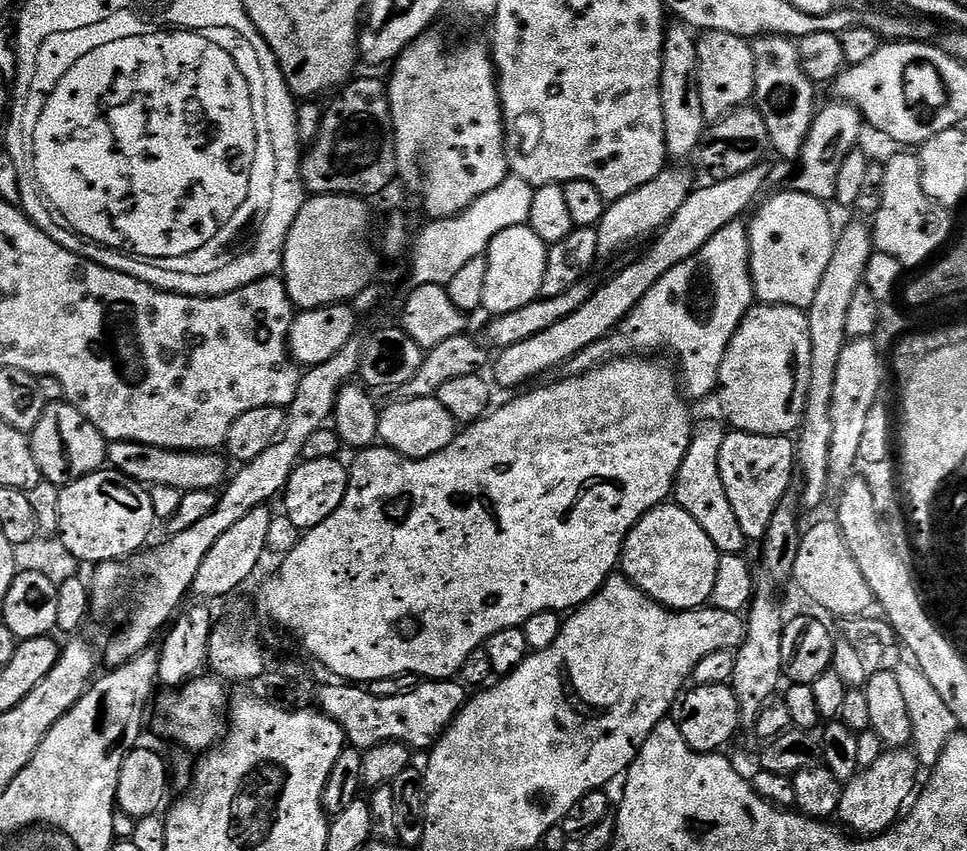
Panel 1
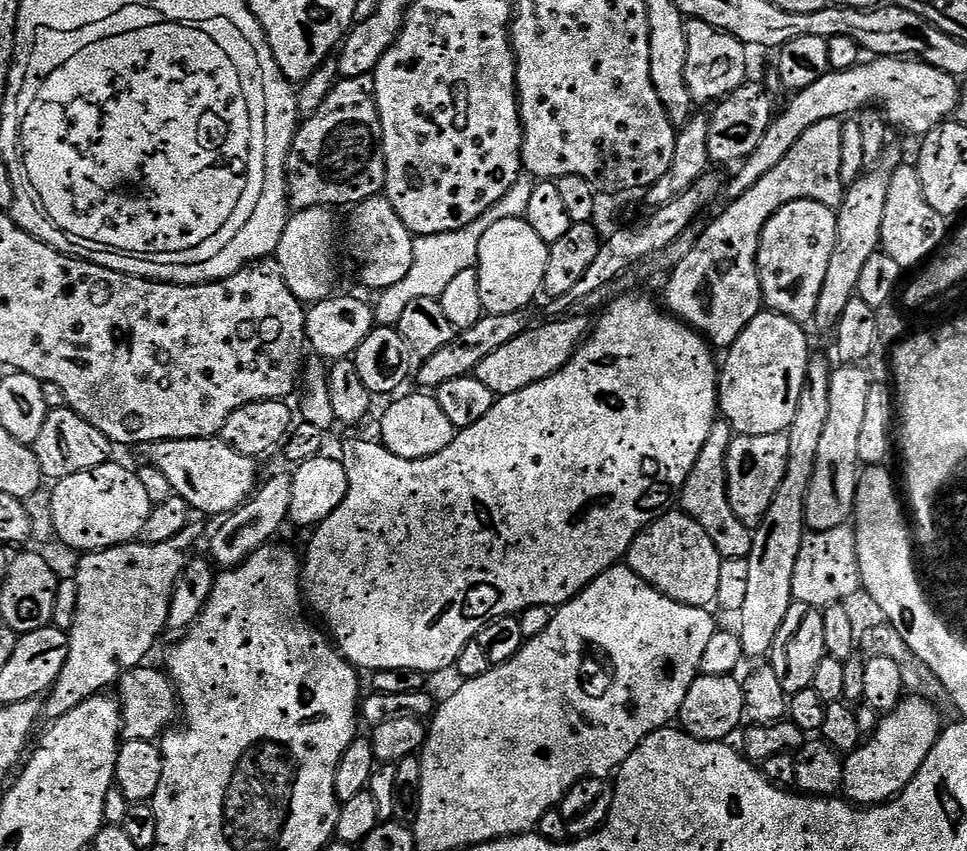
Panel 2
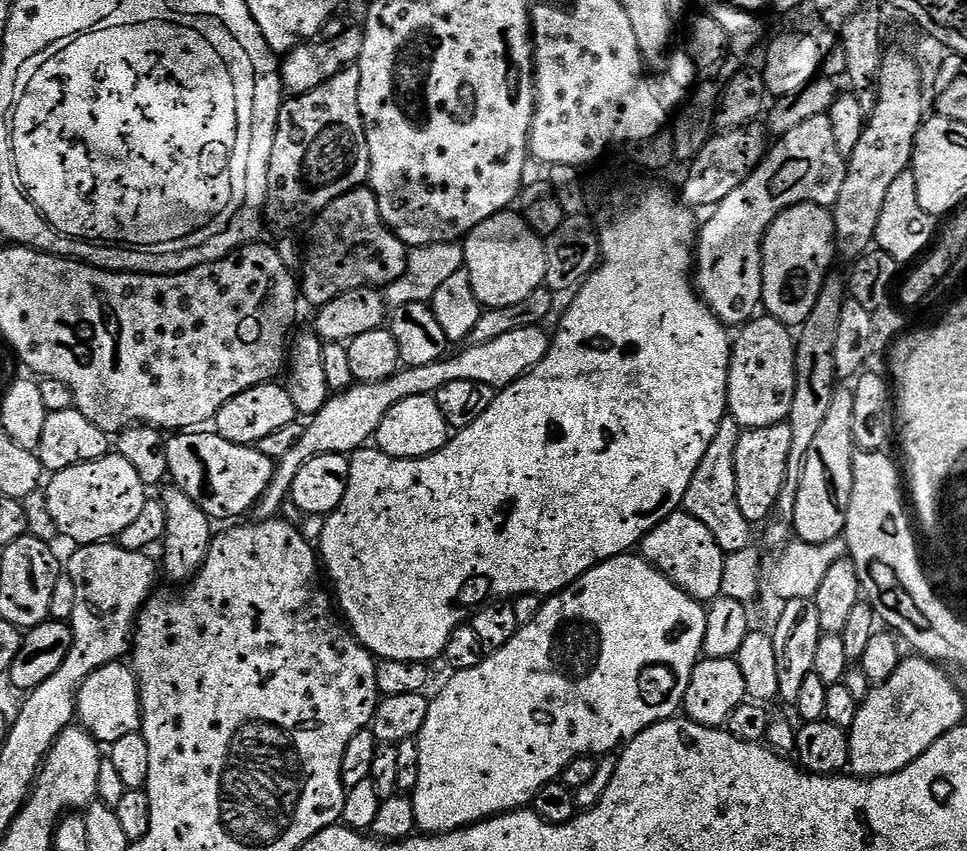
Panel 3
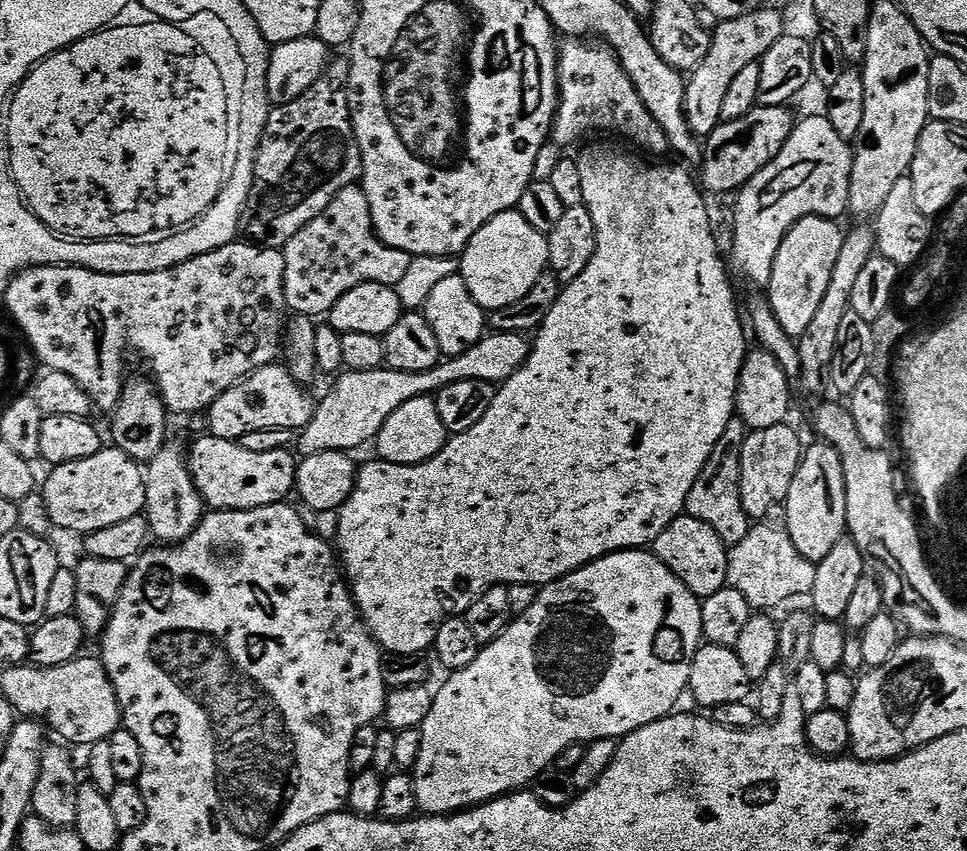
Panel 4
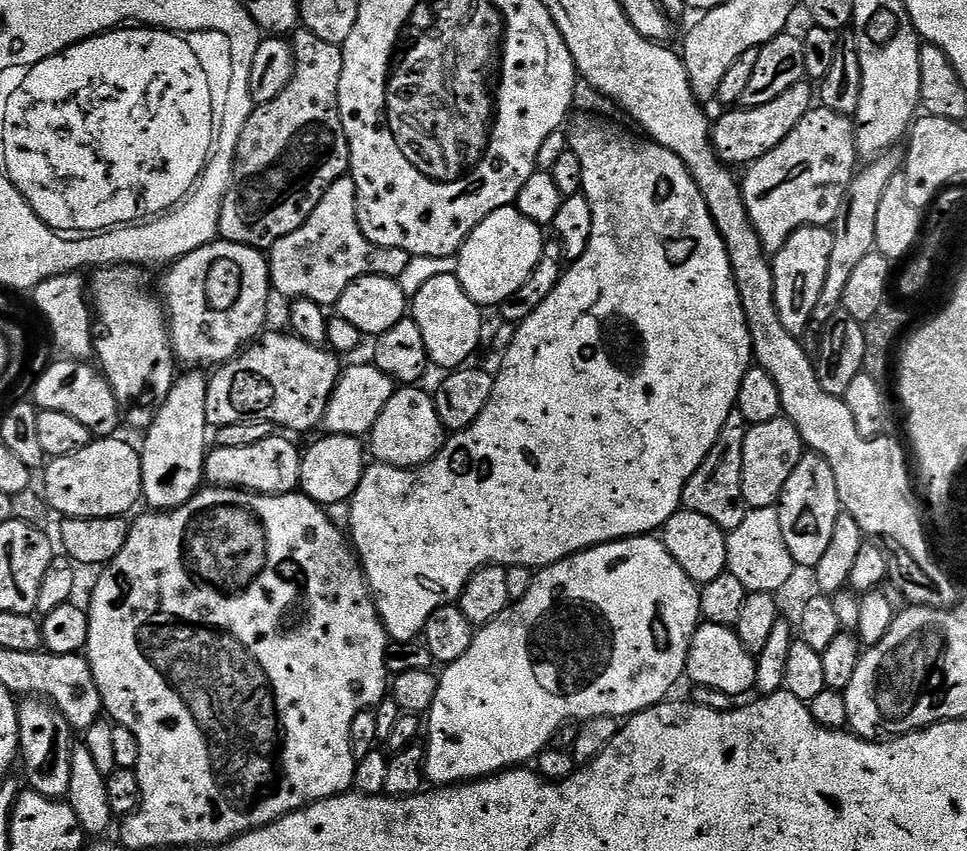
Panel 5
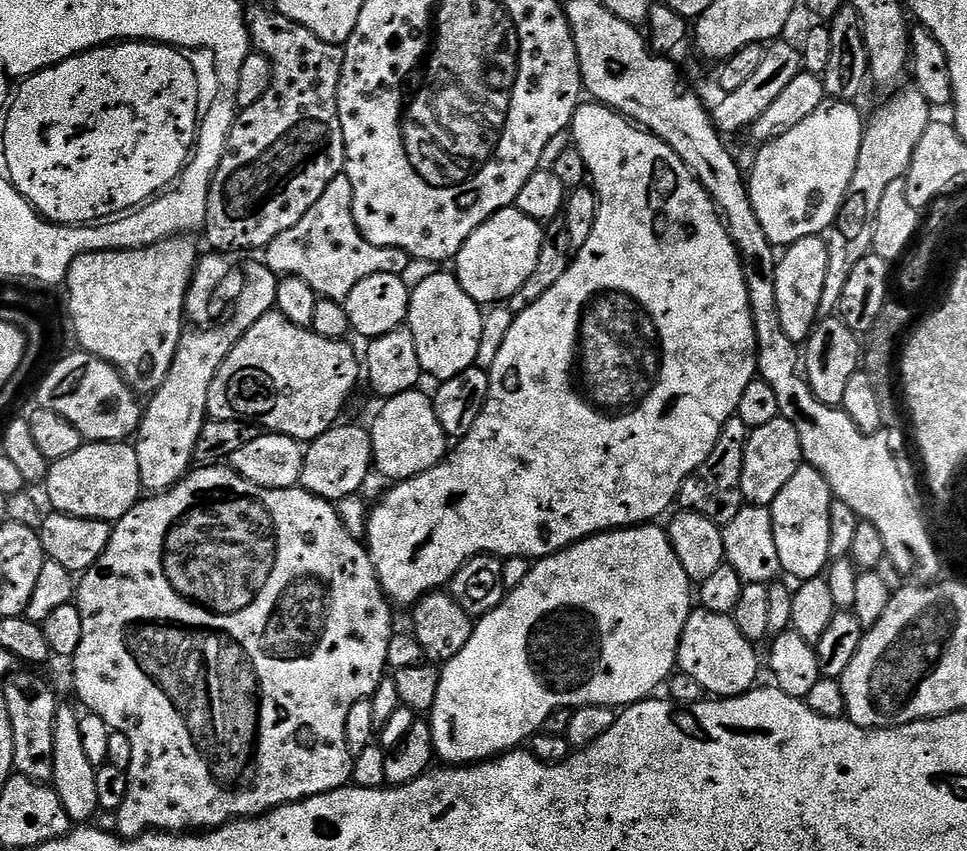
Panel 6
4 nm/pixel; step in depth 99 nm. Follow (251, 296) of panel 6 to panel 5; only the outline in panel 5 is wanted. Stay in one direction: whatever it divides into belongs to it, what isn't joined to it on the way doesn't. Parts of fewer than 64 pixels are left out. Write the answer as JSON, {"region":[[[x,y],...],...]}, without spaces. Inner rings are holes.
{"region":[[[188,370],[177,375],[176,383],[172,385],[166,402],[158,410],[154,422],[149,426],[143,437],[144,448],[139,449],[140,465],[142,466],[142,500],[149,509],[171,510],[180,508],[194,494],[199,492],[204,479],[204,458],[210,451],[210,425],[206,418],[206,394],[208,393],[209,377],[203,376],[203,371]]]}

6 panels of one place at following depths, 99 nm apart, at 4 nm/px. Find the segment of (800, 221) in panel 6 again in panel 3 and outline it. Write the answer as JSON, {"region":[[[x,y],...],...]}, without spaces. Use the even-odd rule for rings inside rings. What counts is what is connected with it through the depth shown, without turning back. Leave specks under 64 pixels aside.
{"region":[[[815,116],[814,118],[806,118],[806,122],[802,122],[802,126],[794,126],[794,130],[790,130],[785,136],[779,137],[771,145],[770,153],[765,157],[754,171],[752,176],[746,178],[746,182],[742,182],[742,186],[738,186],[738,190],[730,190],[730,194],[726,194],[726,198],[722,198],[722,202],[717,204],[712,216],[708,221],[703,221],[702,227],[698,232],[698,243],[694,249],[694,283],[696,291],[700,293],[701,300],[707,304],[708,309],[716,315],[717,318],[725,326],[743,326],[753,319],[761,311],[764,291],[762,290],[762,270],[764,269],[764,233],[778,217],[788,208],[793,208],[799,204],[818,204],[821,208],[831,209],[838,202],[838,194],[842,194],[842,182],[846,182],[848,177],[848,166],[846,158],[838,150],[838,142],[834,142],[834,129],[830,126],[830,118],[826,116]]]}

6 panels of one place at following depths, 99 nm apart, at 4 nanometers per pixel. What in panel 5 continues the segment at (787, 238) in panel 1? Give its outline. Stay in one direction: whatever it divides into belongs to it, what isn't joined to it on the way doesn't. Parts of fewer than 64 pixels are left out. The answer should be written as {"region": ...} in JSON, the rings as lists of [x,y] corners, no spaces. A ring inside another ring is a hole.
{"region":[[[831,227],[800,228],[772,260],[778,314],[782,318],[782,326],[786,326],[794,337],[803,337],[803,332],[812,324],[814,306],[818,306],[818,294],[822,294],[822,285],[826,283],[826,266],[830,266],[830,250],[835,241]]]}

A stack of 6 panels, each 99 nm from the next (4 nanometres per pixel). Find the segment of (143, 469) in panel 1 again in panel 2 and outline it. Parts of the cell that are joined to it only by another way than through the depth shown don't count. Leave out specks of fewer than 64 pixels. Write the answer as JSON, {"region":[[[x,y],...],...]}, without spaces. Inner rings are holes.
{"region":[[[223,438],[156,440],[143,452],[151,467],[166,474],[173,493],[186,498],[197,513],[209,512],[215,518],[223,518],[241,508],[258,487],[257,461],[246,454],[238,454]]]}

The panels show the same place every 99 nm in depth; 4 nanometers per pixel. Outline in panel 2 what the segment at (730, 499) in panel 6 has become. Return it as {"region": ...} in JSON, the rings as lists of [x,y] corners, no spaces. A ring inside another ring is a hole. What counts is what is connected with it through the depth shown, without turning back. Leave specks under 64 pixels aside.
{"region":[[[717,419],[715,426],[710,430],[710,438],[706,438],[706,446],[702,446],[702,454],[698,454],[698,462],[694,462],[694,470],[690,470],[682,486],[678,504],[686,515],[694,518],[698,526],[702,526],[702,530],[706,530],[721,560],[747,560],[752,545],[753,529],[742,526],[742,522],[734,518],[734,510],[730,510],[730,498],[726,490],[726,458],[733,435],[727,420]]]}

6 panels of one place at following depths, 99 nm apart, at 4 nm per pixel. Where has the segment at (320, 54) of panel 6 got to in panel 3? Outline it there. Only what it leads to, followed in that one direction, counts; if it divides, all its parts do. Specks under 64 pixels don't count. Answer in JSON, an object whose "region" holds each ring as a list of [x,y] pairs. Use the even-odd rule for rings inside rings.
{"region":[[[353,66],[344,68],[317,89],[295,98],[285,99],[274,138],[274,150],[268,167],[268,201],[264,203],[263,219],[276,228],[296,228],[300,223],[311,221],[334,198],[342,198],[355,188],[368,184],[370,174],[370,146],[366,142],[366,130],[358,106],[360,70]]]}

